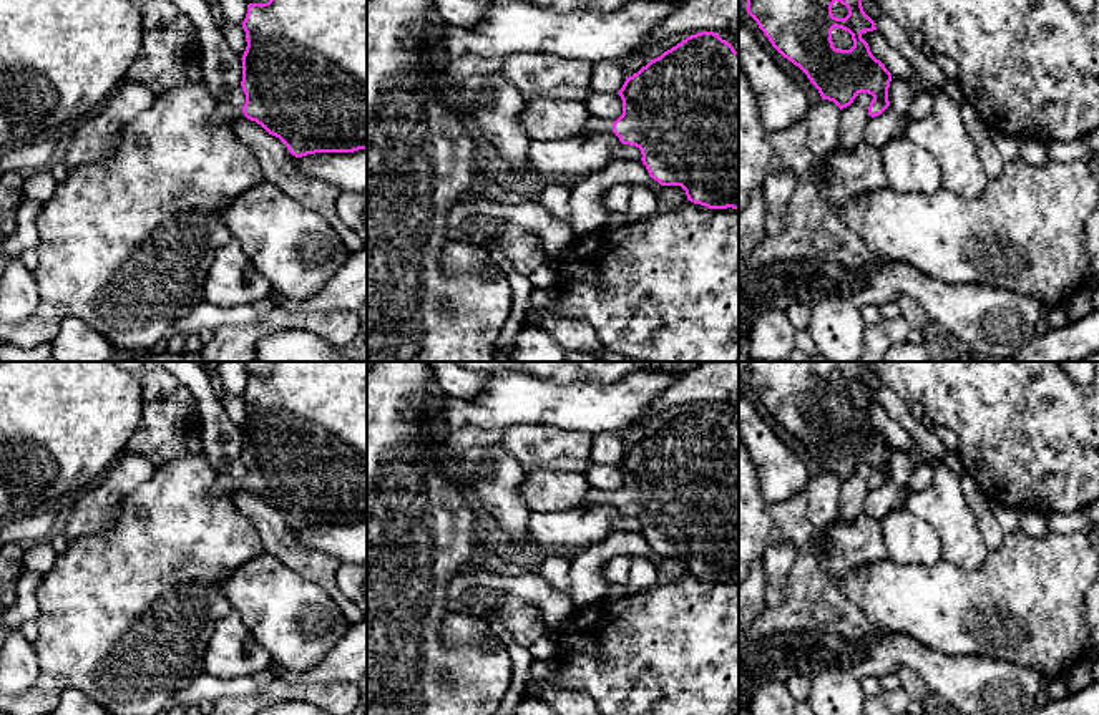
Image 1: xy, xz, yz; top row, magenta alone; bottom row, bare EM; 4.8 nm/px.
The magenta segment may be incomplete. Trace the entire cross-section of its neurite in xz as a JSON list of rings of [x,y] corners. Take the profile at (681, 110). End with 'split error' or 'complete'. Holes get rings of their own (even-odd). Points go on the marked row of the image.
[[[719,33],[687,36],[618,91],[623,114],[613,133],[641,149],[641,161],[661,186],[681,186],[687,201],[709,209],[739,209],[739,51]]]; complete

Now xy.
[[[269,0],[267,3],[249,3],[242,28],[247,46],[241,58],[241,86],[246,95],[242,113],[247,119],[256,121],[269,134],[279,138],[296,158],[367,149],[367,0]]]; complete

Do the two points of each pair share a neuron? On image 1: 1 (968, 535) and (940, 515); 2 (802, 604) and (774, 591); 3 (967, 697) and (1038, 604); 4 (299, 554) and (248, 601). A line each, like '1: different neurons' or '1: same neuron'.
1: same neuron
2: different neurons
3: different neurons
4: different neurons

